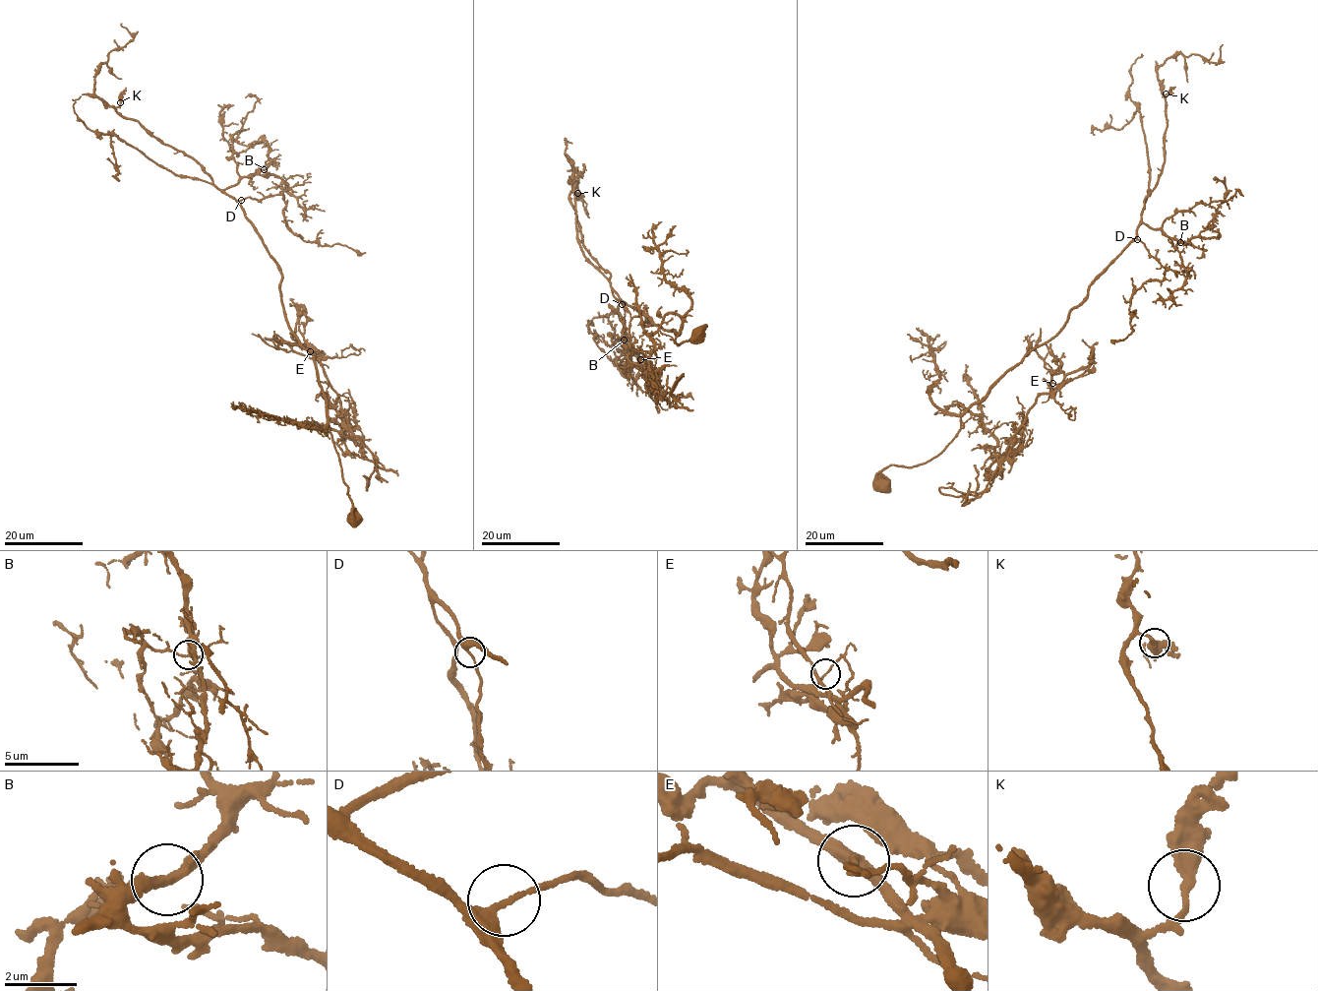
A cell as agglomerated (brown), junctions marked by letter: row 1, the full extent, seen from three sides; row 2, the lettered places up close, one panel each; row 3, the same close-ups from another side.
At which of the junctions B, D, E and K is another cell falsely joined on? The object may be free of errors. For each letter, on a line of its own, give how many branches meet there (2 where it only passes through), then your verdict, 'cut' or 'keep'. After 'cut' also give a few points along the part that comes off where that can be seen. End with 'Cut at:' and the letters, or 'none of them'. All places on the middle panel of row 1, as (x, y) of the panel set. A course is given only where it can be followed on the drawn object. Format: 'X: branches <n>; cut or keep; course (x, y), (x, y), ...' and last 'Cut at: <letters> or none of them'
B: branches 3; keep
D: branches 2; keep
E: branches 2; cut; course (639, 359), (638, 364), (645, 366), (650, 363), (658, 389), (669, 403), (670, 393), (682, 374), (669, 393)
K: branches 2; keep
Cut at: E

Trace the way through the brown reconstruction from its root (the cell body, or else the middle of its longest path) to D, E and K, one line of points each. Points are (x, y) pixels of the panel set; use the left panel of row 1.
D: (355, 520), (313, 355), (302, 348), (288, 328), (279, 270), (245, 216), (241, 200)
E: (355, 520), (329, 431), (310, 423), (348, 435), (351, 430), (320, 362), (310, 352)
K: (355, 520), (313, 355), (287, 326), (277, 265), (240, 205), (195, 159), (117, 112), (120, 102)

